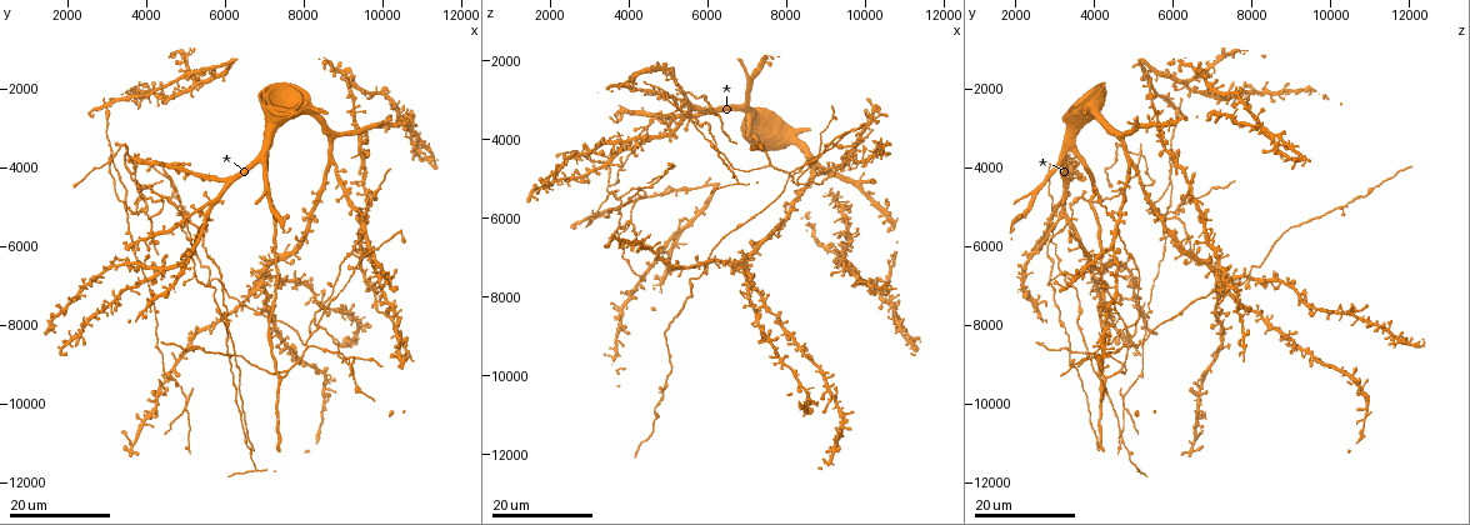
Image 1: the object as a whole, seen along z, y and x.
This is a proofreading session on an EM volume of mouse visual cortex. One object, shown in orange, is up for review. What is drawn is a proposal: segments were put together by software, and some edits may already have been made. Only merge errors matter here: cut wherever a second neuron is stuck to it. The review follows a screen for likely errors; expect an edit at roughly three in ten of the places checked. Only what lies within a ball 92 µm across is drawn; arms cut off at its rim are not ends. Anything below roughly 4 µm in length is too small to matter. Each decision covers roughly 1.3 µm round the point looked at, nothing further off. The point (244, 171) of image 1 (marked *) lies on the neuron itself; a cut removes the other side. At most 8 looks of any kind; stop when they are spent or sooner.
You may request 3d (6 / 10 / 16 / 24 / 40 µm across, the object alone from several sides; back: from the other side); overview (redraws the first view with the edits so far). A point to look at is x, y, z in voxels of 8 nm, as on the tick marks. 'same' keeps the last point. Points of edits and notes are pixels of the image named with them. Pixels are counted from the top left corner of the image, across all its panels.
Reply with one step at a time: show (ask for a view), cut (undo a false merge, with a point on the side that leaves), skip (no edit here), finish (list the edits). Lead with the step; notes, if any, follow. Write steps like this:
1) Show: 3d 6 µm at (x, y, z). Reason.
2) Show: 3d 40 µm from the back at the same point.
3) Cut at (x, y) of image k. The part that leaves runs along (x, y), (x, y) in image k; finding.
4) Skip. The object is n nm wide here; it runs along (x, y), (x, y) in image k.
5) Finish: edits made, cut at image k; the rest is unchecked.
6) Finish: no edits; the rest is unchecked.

Show: 3d 16 µm at (5600, 4950, 3150). Arms part here.

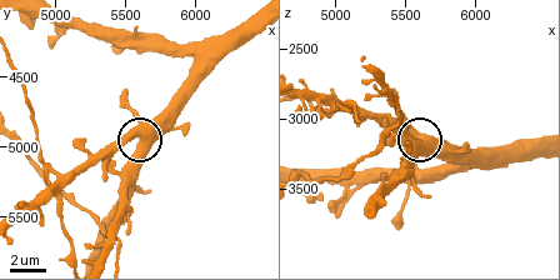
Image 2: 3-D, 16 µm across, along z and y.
Show: 3d 6 µm at the same point.

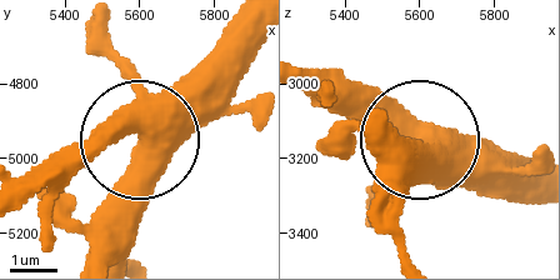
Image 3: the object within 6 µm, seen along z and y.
Show: 3d 6 µm from the back at the same point.

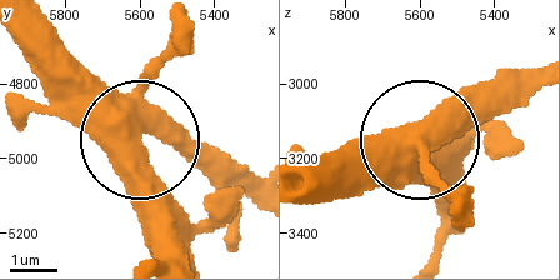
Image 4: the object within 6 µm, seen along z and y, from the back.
Skip. 3 arms meet here; one neuron here.

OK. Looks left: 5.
Show: 3d 24 µm at (3500, 3600, 5200). Four-way junction.

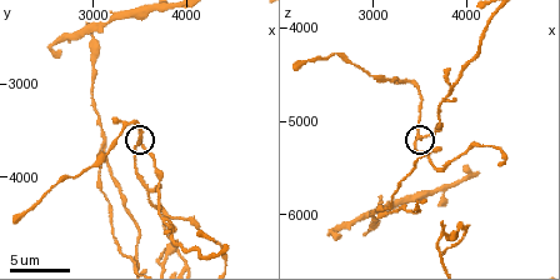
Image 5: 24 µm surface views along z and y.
Show: 3d 10 µm at the same point.

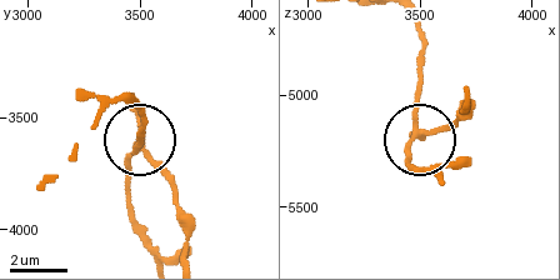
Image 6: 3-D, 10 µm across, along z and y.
Cut at (126, 183) of image 6. The object is 210 nm wide here; two neurons meet here.

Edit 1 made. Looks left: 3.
Show: 3d 24 µm at (4950, 10150, 4850).

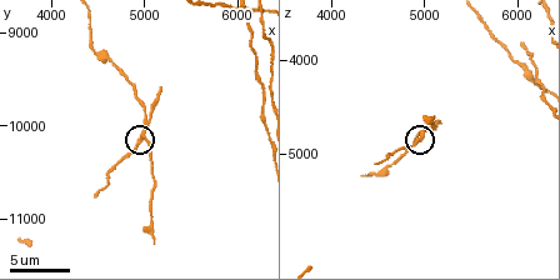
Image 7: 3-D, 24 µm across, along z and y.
Show: 3d 6 µm at (5000, 10150, 4800). Zoom in.

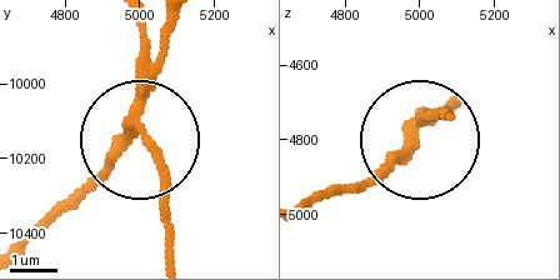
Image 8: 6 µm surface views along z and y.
Cut at (125, 136) of image 8. The side arm is 8 µm long; the part that leaves runs along (145, 90), (121, 145), (26, 241) in image 8; two neurons meet here.

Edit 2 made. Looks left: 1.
Finish: edits made, cut at image 6, cut at image 8; the rest is unchecked.

